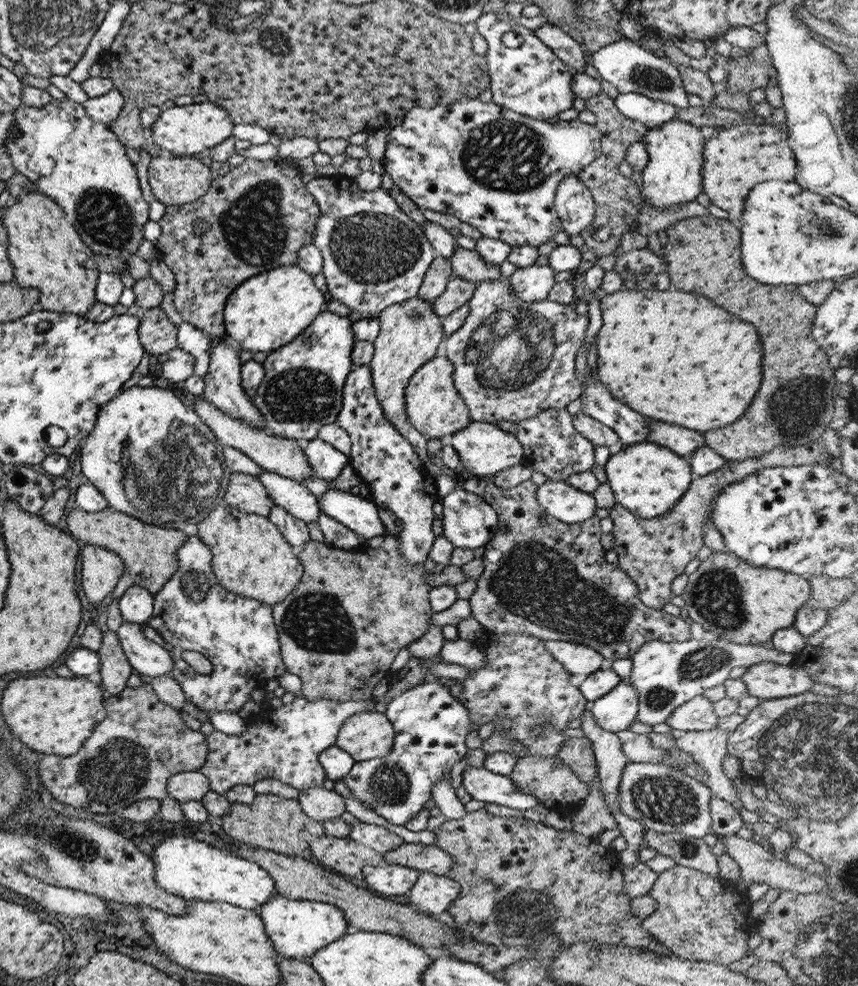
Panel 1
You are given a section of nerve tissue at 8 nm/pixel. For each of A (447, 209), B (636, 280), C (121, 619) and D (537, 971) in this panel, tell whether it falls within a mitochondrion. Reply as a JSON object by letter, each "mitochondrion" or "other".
{"A":"other","B":"other","C":"other","D":"other"}

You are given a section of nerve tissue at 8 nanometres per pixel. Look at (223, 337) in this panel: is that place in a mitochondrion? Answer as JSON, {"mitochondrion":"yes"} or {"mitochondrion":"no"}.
{"mitochondrion":"no"}

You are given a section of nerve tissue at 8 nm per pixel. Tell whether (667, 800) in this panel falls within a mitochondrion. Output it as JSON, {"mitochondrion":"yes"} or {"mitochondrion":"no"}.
{"mitochondrion":"yes"}

